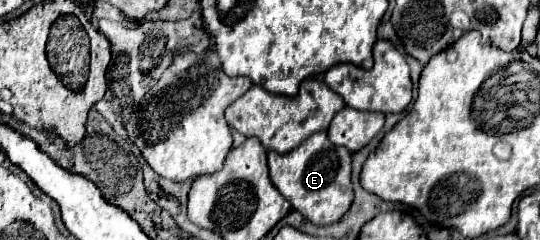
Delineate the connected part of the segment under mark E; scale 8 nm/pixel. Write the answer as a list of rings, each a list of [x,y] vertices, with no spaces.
[[[324,130],[308,136],[308,140],[304,140],[292,152],[268,152],[270,182],[292,204],[292,208],[298,210],[312,224],[332,224],[348,212],[354,200],[350,170],[350,152],[332,144]]]

